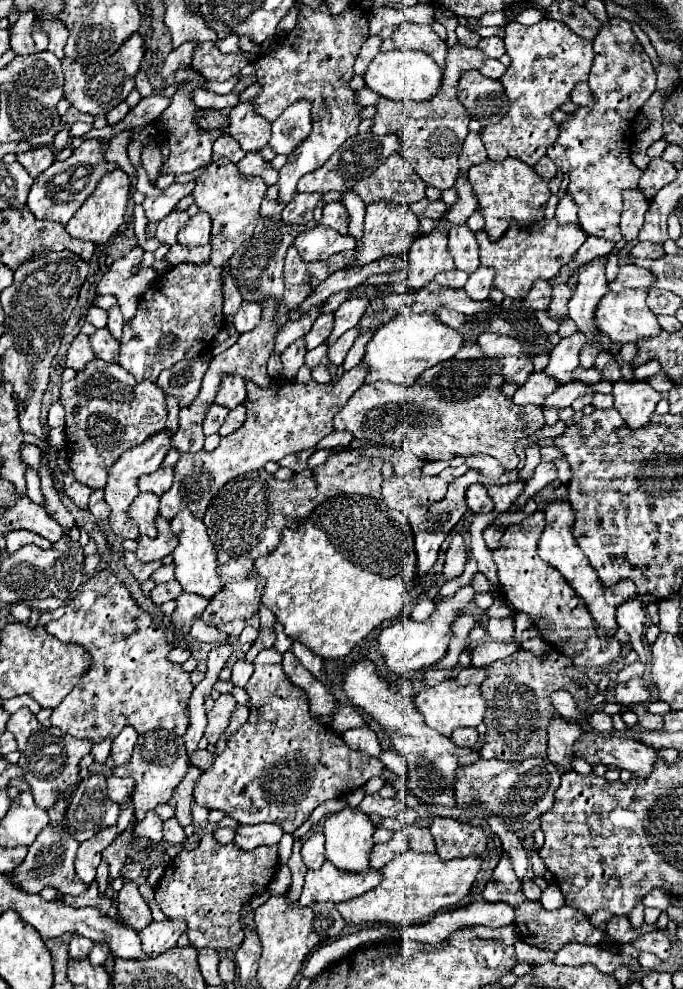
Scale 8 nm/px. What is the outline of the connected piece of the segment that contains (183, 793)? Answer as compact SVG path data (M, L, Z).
M189 766L185 778L179 782L179 786L173 790L173 798L175 798L175 818L179 820L179 824L185 828L193 822L191 818L191 802L193 802L193 786L197 782L197 778L201 776L197 766Z

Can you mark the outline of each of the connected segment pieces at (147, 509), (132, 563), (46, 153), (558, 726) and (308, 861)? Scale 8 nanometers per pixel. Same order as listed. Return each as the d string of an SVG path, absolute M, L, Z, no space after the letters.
M139 494L129 508L129 516L133 520L137 520L139 524L139 532L153 538L157 536L157 526L155 526L155 518L159 514L159 498L155 494Z
M125 552L125 564L129 568L129 572L135 576L137 582L145 582L151 578L151 574L163 566L161 560L153 560L153 562L141 562L137 560L137 556L133 556L133 552Z
M47 146L29 150L29 152L23 152L23 154L17 154L17 162L23 164L23 168L25 168L33 178L37 178L41 172L45 172L45 170L53 164L53 160L55 160L53 150L49 150Z
M553 718L549 728L549 740L547 740L547 754L553 764L563 768L565 772L571 770L573 756L573 742L581 736L579 722L571 722L565 718Z
M321 830L313 832L305 842L301 850L303 862L309 870L319 870L321 864L325 862L325 834Z

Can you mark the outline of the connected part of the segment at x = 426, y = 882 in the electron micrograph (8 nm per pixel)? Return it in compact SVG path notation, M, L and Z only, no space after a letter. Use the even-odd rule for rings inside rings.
M407 850L381 868L383 882L377 888L349 902L339 902L336 908L347 924L385 923L393 924L398 929L409 926L425 920L429 914L439 910L455 908L469 894L481 864L481 856L441 860L439 854L417 854Z

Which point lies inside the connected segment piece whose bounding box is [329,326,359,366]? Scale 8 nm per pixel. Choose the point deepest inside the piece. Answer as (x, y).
(337, 352)

